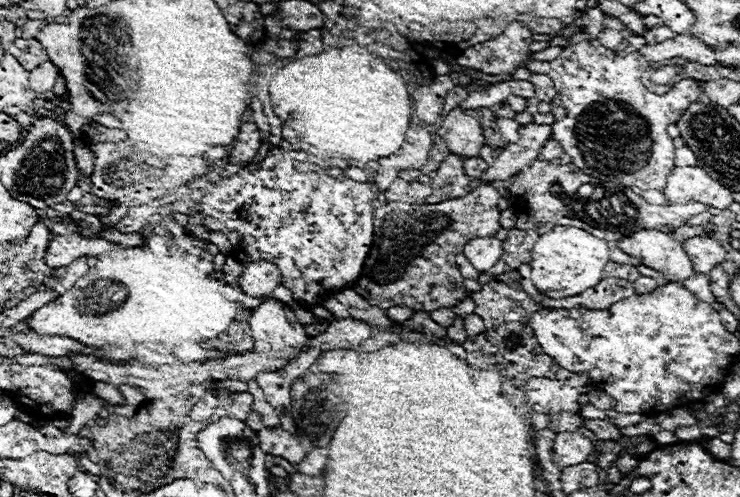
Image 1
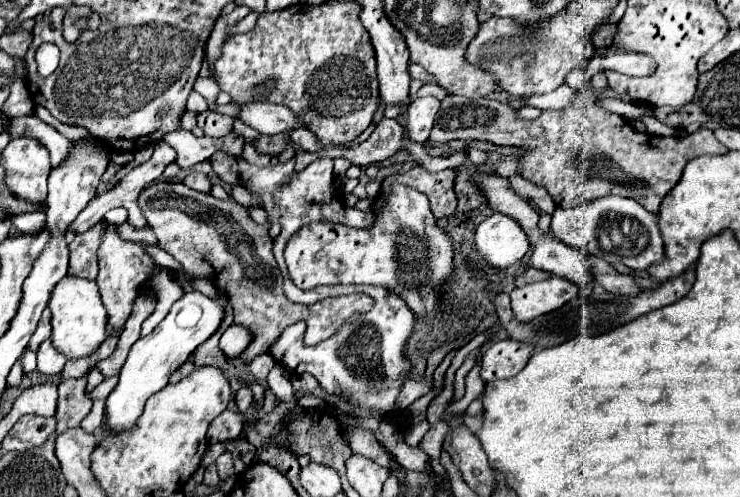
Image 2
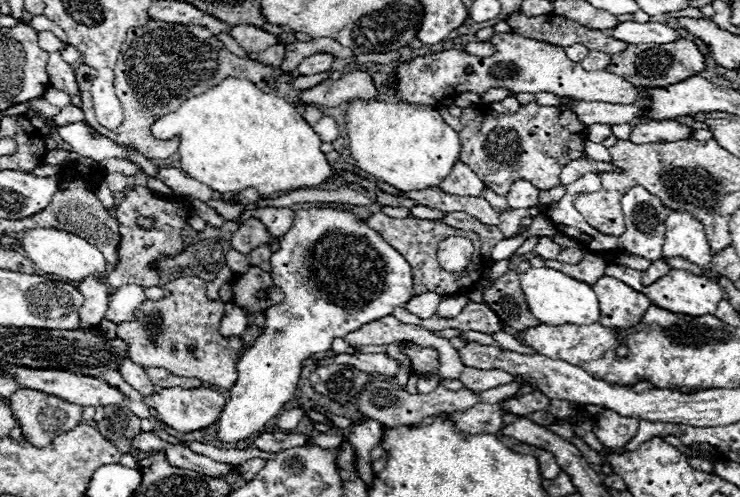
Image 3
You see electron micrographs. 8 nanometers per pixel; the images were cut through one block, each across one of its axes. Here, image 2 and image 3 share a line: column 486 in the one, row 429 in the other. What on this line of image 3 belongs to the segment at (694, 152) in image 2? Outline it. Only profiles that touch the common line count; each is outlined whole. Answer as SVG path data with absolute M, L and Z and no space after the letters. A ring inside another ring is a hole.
M112 404L104 408L104 420L98 422L98 430L110 442L132 440L142 432L140 418L122 404Z

